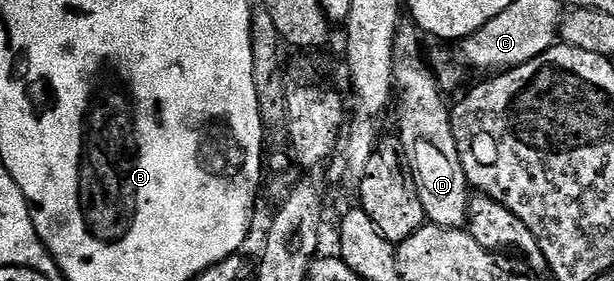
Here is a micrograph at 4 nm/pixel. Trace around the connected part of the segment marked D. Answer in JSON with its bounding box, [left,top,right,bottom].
[391,23,469,229]

